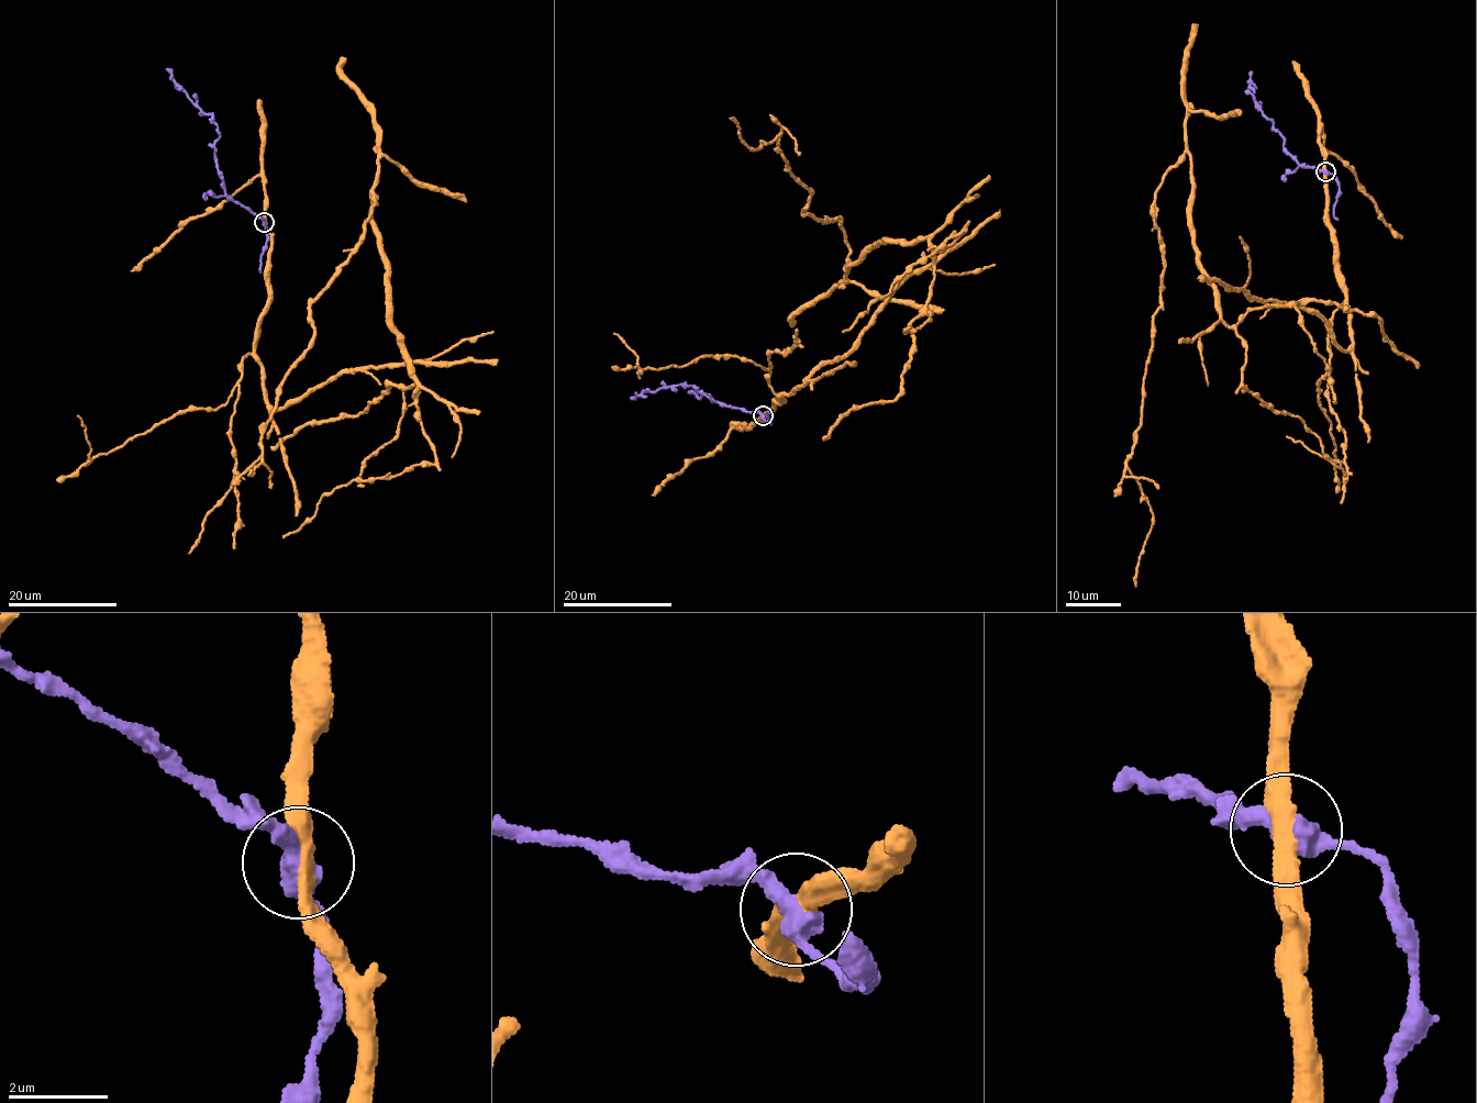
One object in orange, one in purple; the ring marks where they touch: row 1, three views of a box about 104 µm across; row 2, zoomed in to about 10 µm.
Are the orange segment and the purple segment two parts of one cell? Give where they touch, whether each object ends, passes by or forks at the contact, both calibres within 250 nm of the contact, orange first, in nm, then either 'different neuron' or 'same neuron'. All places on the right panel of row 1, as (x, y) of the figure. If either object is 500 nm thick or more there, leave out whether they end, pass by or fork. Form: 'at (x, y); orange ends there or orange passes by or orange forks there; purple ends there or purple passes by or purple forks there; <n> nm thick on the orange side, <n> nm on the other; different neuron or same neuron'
at (1325, 171); orange passes by; purple passes by; 360 nm thick on the orange side, 440 nm on the other; different neuron

